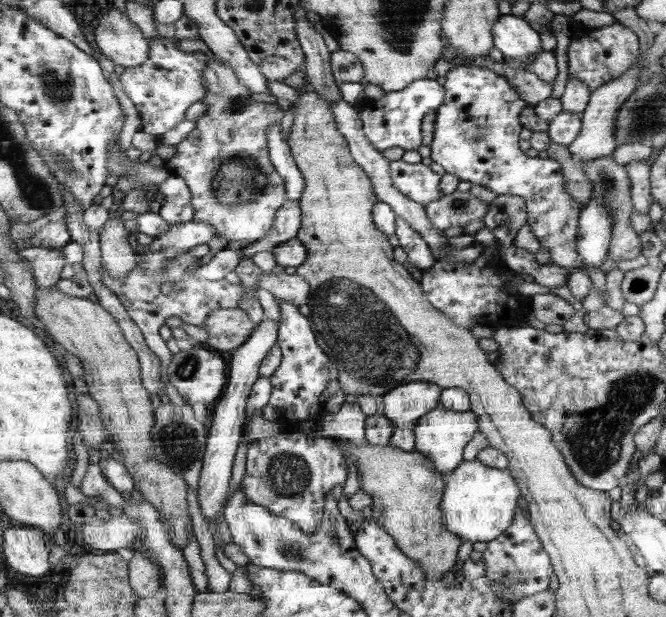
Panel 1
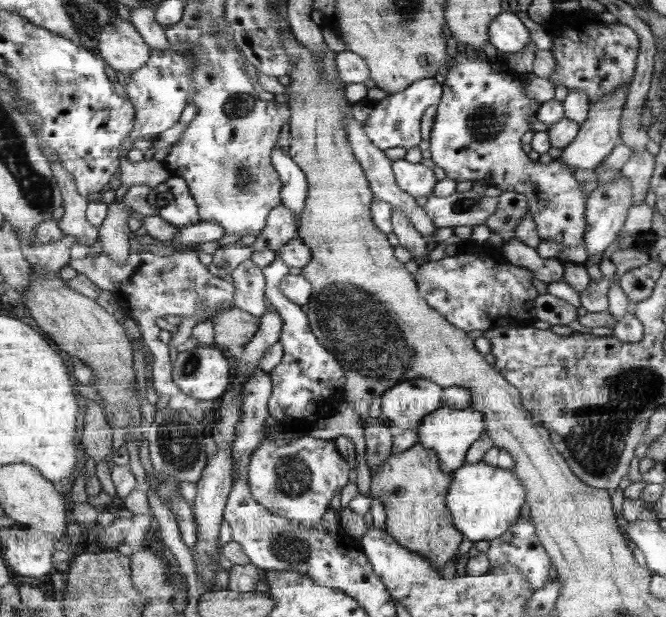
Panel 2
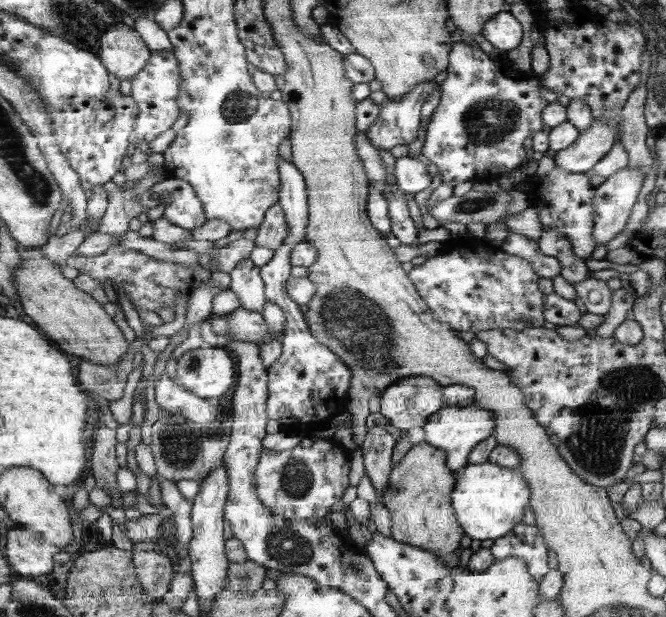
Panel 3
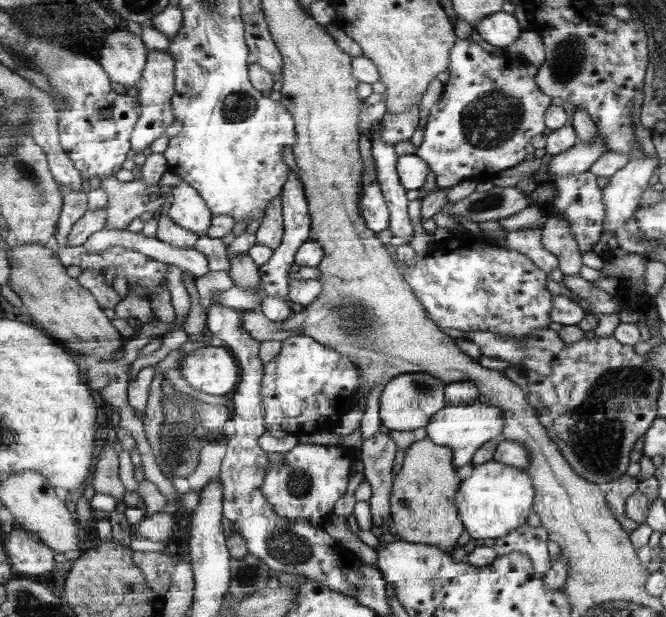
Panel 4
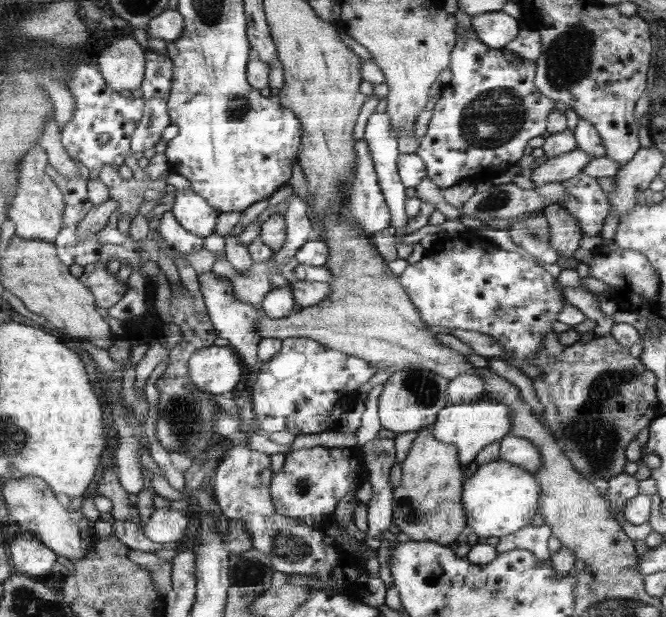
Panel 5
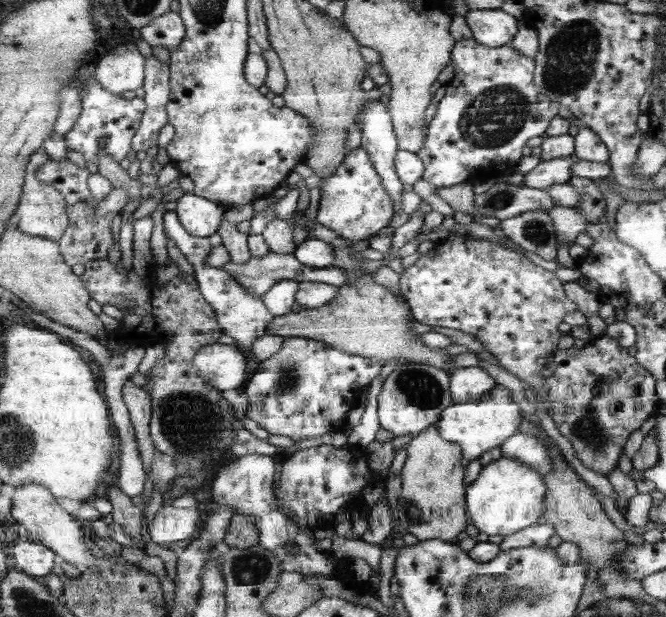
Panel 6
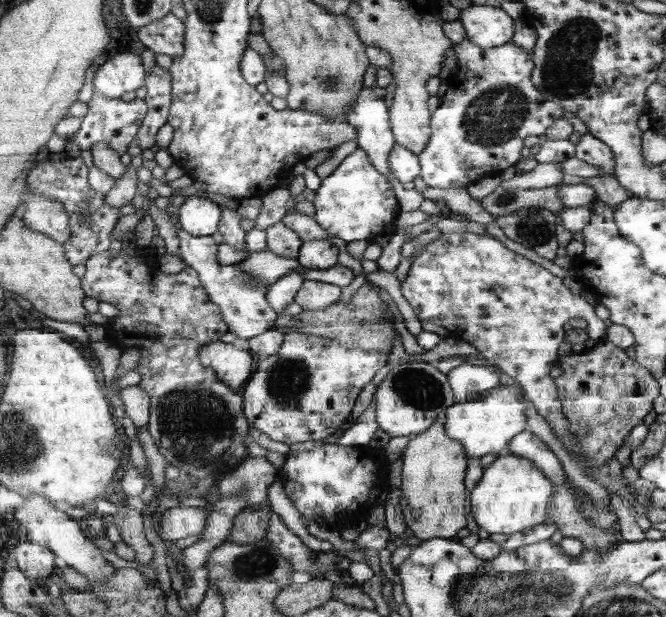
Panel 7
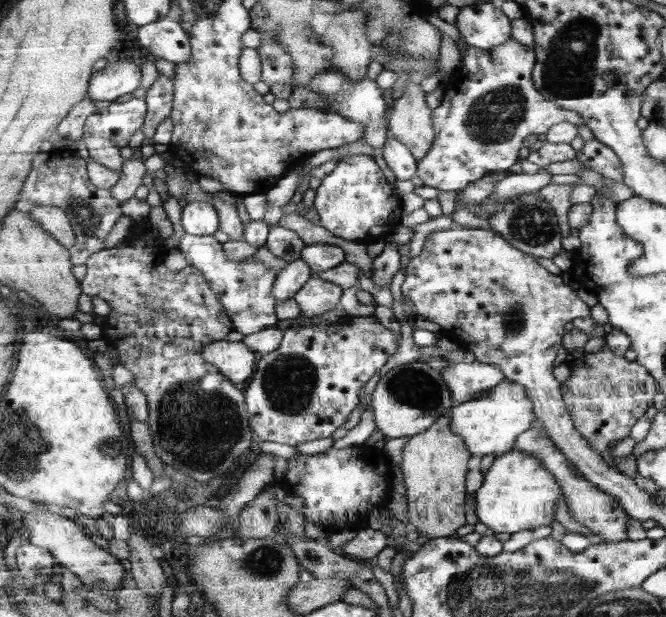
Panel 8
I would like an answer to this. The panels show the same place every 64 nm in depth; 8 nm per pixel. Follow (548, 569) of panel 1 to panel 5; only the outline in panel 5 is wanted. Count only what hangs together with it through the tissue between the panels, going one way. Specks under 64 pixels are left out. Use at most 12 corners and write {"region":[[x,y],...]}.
{"region":[[550,525],[520,528],[500,537],[500,554],[527,549],[540,560],[551,560]]}

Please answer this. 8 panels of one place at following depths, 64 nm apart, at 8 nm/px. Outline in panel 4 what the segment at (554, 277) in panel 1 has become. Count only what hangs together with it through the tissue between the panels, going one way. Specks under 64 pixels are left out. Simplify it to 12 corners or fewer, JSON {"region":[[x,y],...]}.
{"region":[[540,230],[507,233],[508,248],[523,253],[548,275],[559,260],[542,246]]}

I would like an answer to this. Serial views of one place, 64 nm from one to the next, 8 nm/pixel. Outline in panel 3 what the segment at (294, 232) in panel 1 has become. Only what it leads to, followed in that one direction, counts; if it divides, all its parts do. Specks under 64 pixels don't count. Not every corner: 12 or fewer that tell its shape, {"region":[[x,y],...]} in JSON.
{"region":[[280,203],[266,210],[256,246],[278,250],[288,236]]}

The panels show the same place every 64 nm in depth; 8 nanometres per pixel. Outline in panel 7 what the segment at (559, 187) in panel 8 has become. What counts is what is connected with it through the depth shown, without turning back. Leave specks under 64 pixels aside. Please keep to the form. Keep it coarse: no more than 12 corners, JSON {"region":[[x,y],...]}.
{"region":[[554,184],[541,189],[498,185],[481,206],[495,218],[522,208],[546,208],[556,216],[558,256],[573,233],[560,224],[564,204]]}

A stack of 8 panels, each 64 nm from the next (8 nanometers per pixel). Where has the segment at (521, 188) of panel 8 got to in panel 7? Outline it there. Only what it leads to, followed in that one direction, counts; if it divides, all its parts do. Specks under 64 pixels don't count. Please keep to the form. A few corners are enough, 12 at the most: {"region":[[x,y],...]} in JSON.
{"region":[[538,163],[500,182],[506,189],[541,189],[562,183],[558,163]]}

